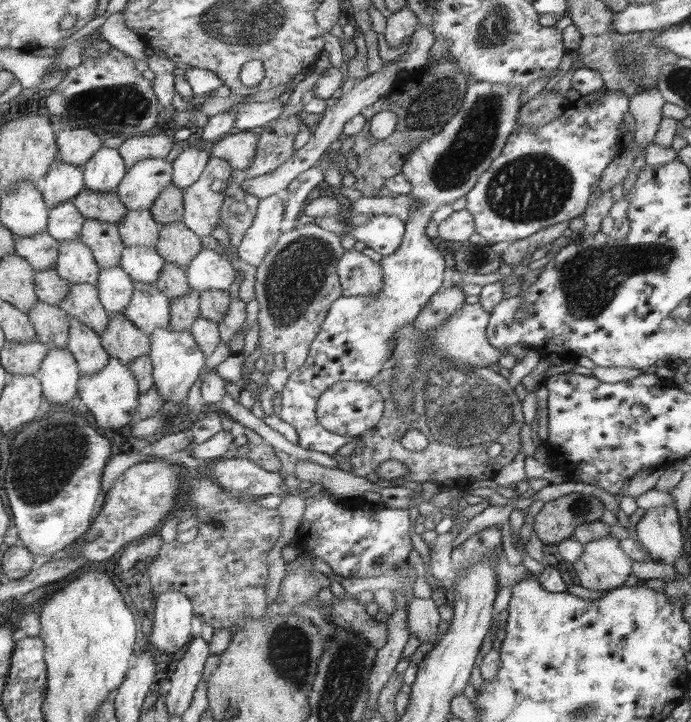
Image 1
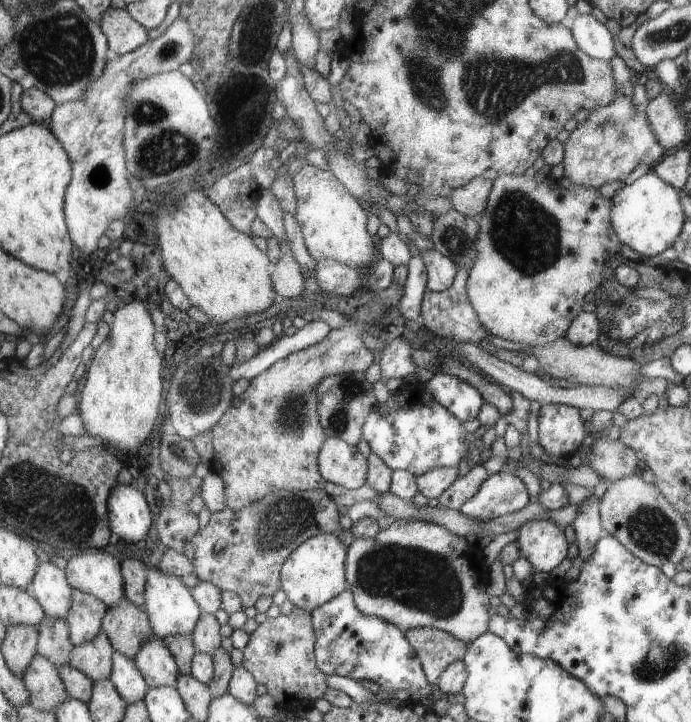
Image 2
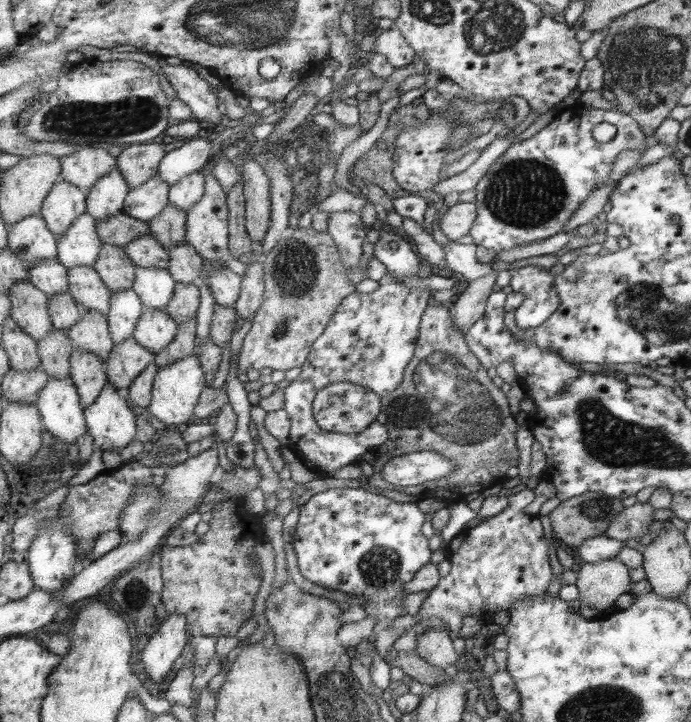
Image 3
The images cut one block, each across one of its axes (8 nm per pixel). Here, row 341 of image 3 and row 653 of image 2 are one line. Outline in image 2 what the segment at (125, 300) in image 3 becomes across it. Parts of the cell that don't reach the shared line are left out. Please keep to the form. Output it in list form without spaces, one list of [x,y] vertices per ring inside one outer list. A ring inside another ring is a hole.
[[[120,652],[112,653],[112,674],[110,680],[114,684],[114,688],[118,694],[124,699],[127,705],[144,700],[148,684],[142,678],[140,670],[132,658],[120,654]]]

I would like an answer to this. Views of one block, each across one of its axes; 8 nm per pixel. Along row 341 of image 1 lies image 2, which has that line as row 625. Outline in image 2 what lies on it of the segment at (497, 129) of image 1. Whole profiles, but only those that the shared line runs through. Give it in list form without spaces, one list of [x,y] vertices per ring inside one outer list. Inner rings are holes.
[[[347,588],[310,614],[317,633],[317,665],[327,675],[374,682],[382,692],[405,690],[414,704],[428,698],[432,684],[405,631],[385,619],[362,614],[354,604],[353,591]]]

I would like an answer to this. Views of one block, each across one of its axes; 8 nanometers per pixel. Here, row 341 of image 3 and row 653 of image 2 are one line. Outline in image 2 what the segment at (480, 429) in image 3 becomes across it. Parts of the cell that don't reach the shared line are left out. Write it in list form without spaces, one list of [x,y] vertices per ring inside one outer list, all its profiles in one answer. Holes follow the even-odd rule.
[[[432,627],[410,629],[405,634],[417,651],[430,684],[436,684],[453,662],[462,661],[468,648],[468,643]]]

